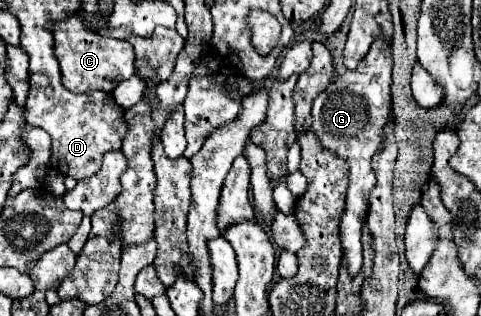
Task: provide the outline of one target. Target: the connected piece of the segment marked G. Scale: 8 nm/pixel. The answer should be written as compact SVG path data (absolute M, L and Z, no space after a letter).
M377 38L371 44L367 58L363 58L363 62L359 62L355 70L347 70L343 76L335 78L329 88L321 92L313 102L311 130L315 130L325 148L333 150L351 166L345 212L341 216L341 244L351 276L355 276L363 264L361 226L369 210L369 194L375 186L371 158L375 156L375 150L383 146L383 126L391 116L391 66L391 42L387 42L385 38Z

